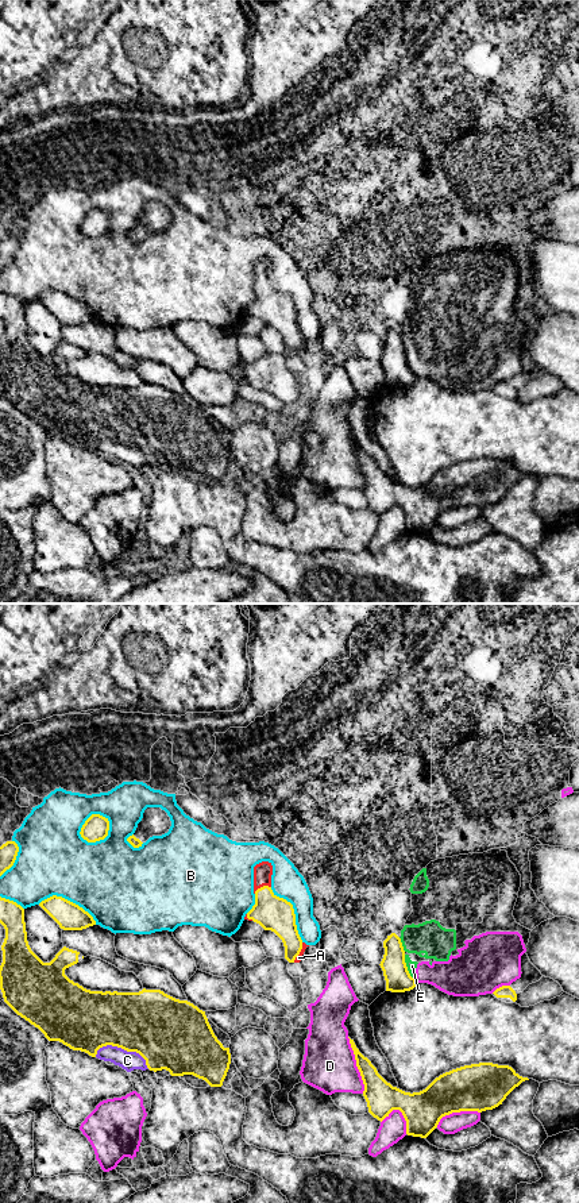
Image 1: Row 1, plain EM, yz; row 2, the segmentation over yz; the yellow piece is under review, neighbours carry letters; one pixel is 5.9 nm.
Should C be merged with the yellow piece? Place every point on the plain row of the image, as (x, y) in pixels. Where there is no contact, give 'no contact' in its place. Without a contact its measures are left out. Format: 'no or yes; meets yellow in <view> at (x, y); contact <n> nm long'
yes; meets yellow in yz at (123, 443); contact 340 nm long

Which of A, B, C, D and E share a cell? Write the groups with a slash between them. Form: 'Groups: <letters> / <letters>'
Groups: A / B / C / D E

